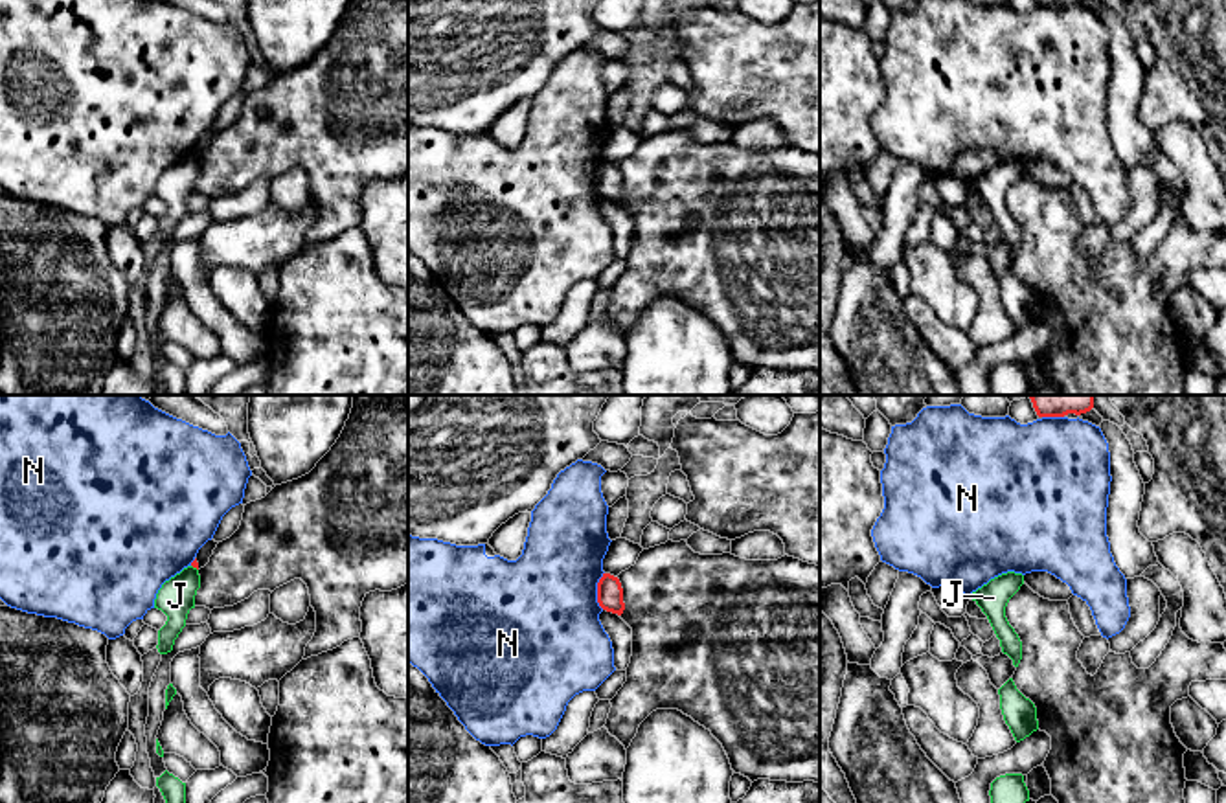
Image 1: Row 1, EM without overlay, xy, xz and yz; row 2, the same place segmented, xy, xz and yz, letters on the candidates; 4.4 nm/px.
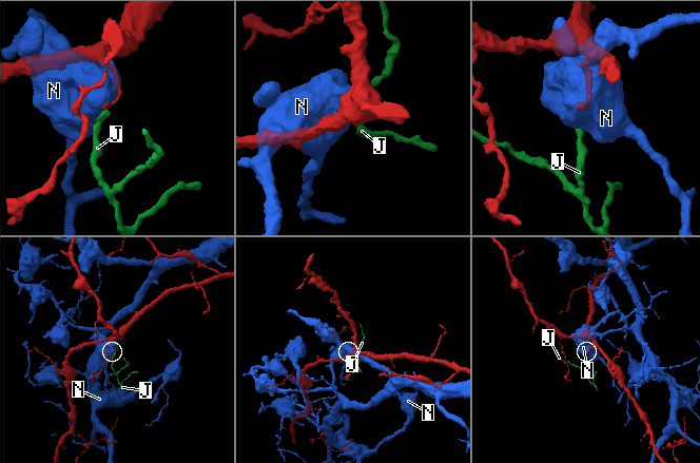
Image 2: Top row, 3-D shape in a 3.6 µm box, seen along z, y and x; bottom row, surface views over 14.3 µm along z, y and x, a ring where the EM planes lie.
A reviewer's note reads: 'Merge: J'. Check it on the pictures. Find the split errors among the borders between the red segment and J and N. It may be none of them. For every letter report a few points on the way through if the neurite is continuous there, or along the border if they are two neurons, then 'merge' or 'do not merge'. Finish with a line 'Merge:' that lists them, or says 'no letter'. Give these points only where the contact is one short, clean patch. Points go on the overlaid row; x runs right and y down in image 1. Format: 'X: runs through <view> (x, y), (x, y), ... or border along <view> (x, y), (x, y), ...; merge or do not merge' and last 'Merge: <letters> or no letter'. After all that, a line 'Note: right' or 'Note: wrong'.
J: border along xy (192, 565), (197, 570); do not merge
N: do not merge
Merge: no letter
Note: wrong

